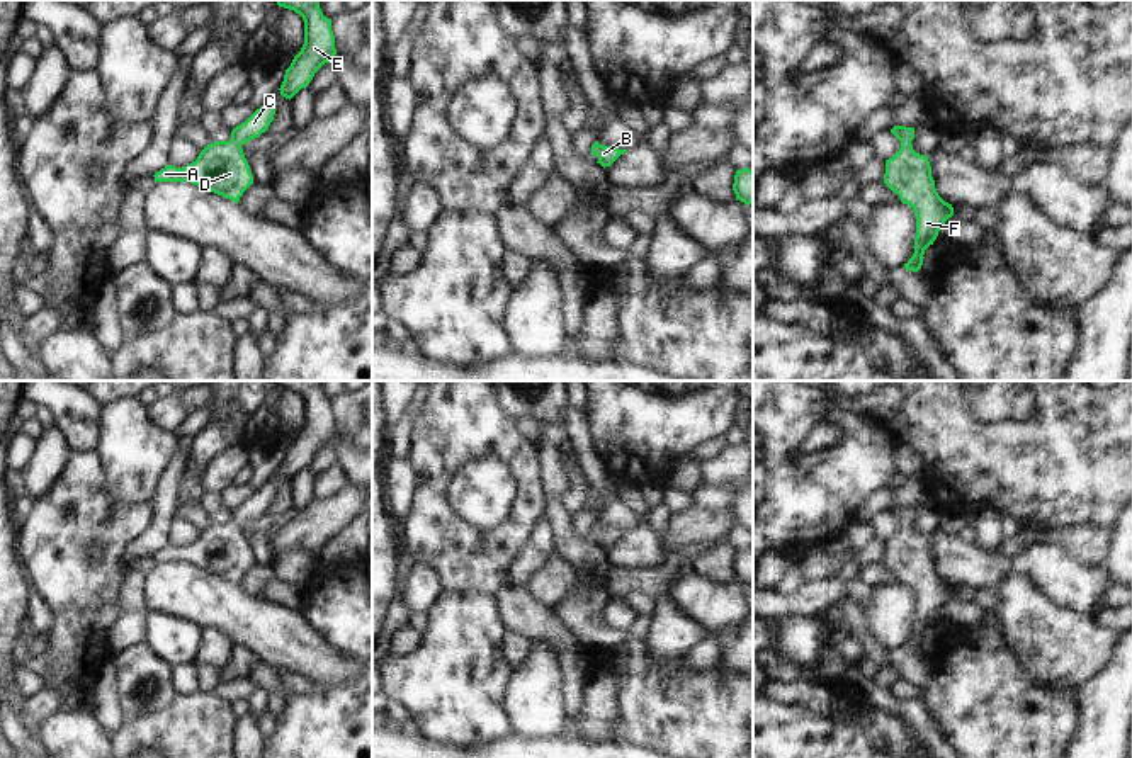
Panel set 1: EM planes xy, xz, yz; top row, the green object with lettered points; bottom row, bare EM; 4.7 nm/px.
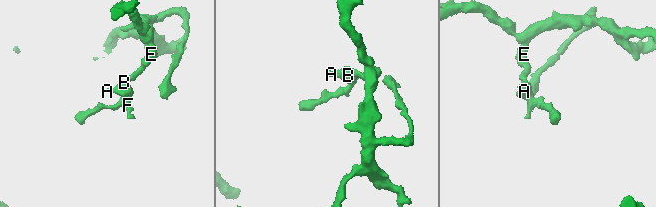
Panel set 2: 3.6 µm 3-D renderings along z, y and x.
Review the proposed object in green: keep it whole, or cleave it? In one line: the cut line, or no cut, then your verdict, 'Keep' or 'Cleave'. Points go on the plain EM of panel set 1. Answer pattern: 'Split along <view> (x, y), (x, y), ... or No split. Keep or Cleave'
No split. Keep.

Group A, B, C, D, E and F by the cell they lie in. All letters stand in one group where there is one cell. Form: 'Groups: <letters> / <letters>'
Groups: A B C D E F.

